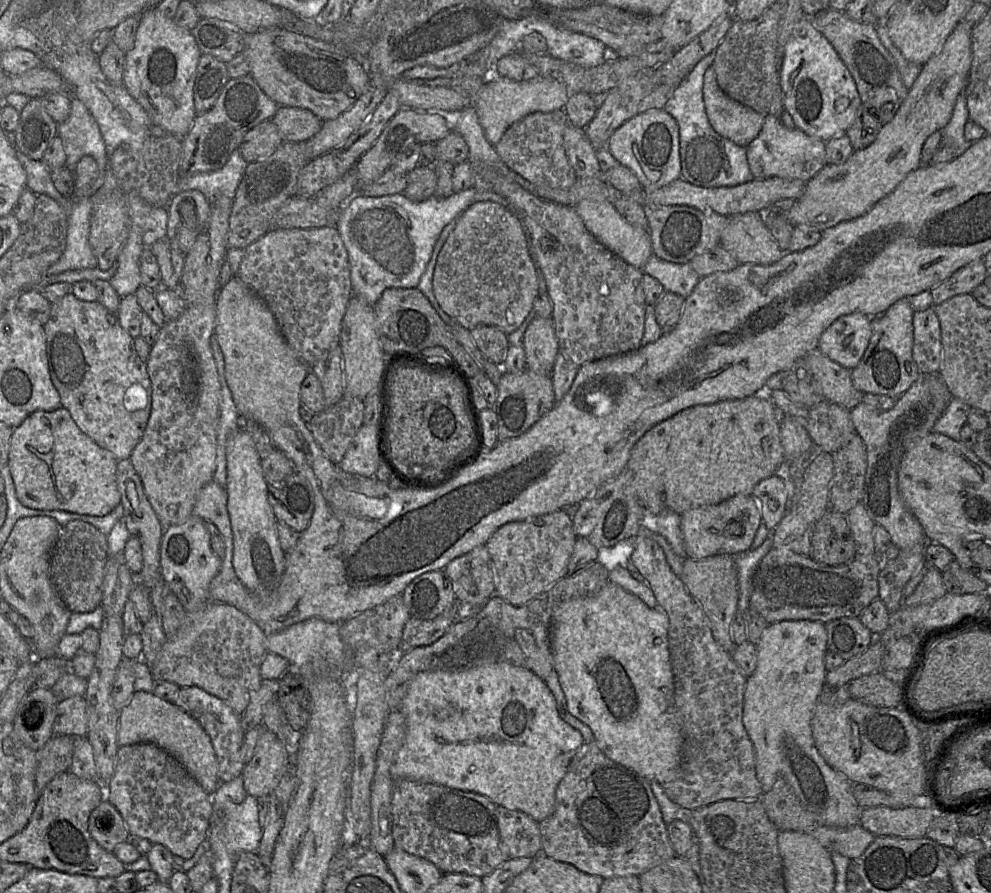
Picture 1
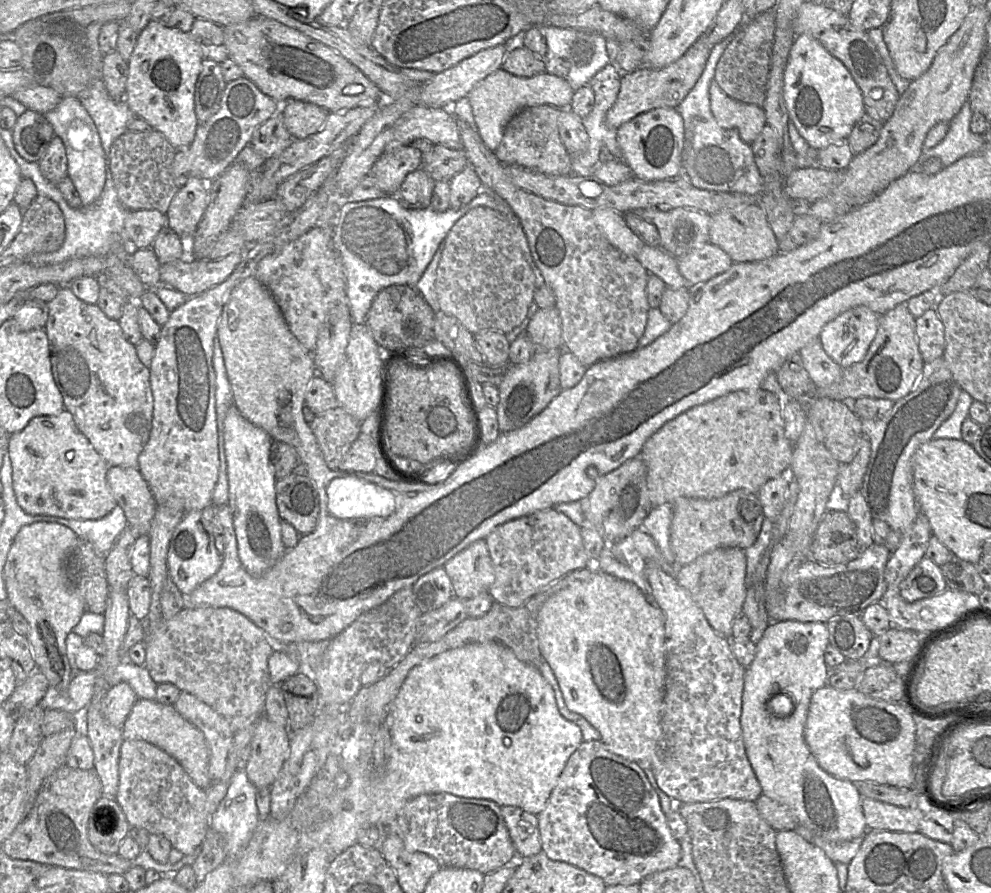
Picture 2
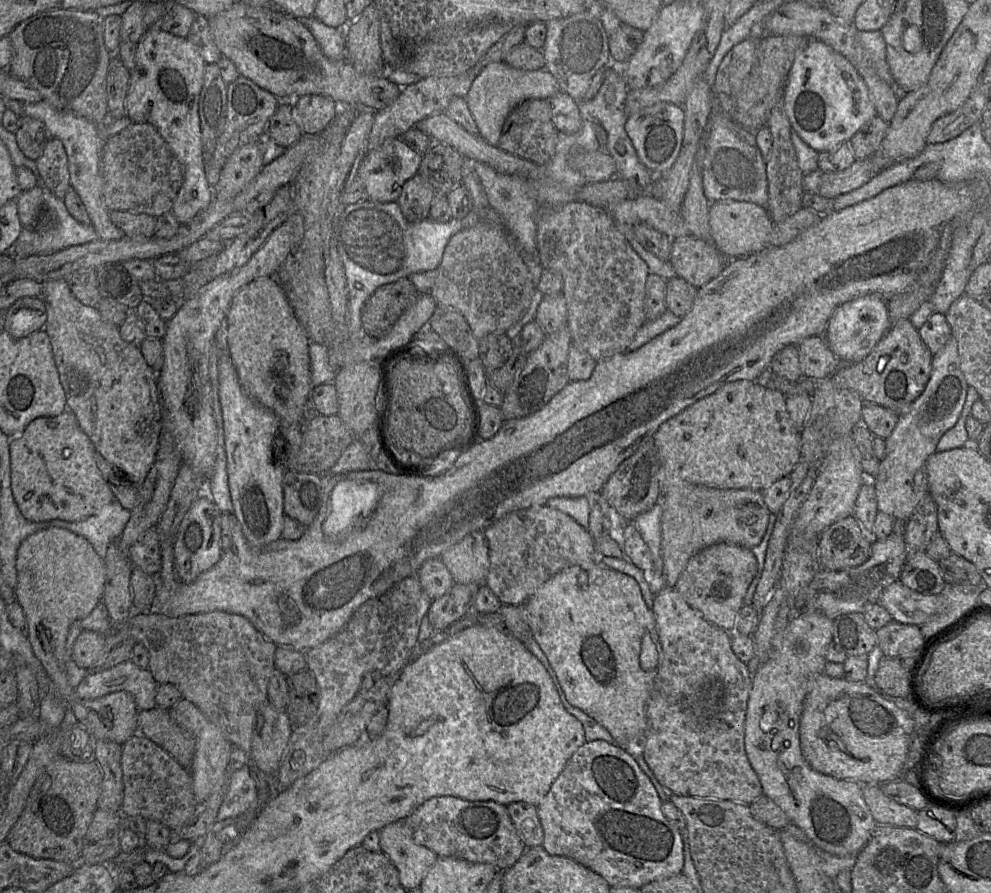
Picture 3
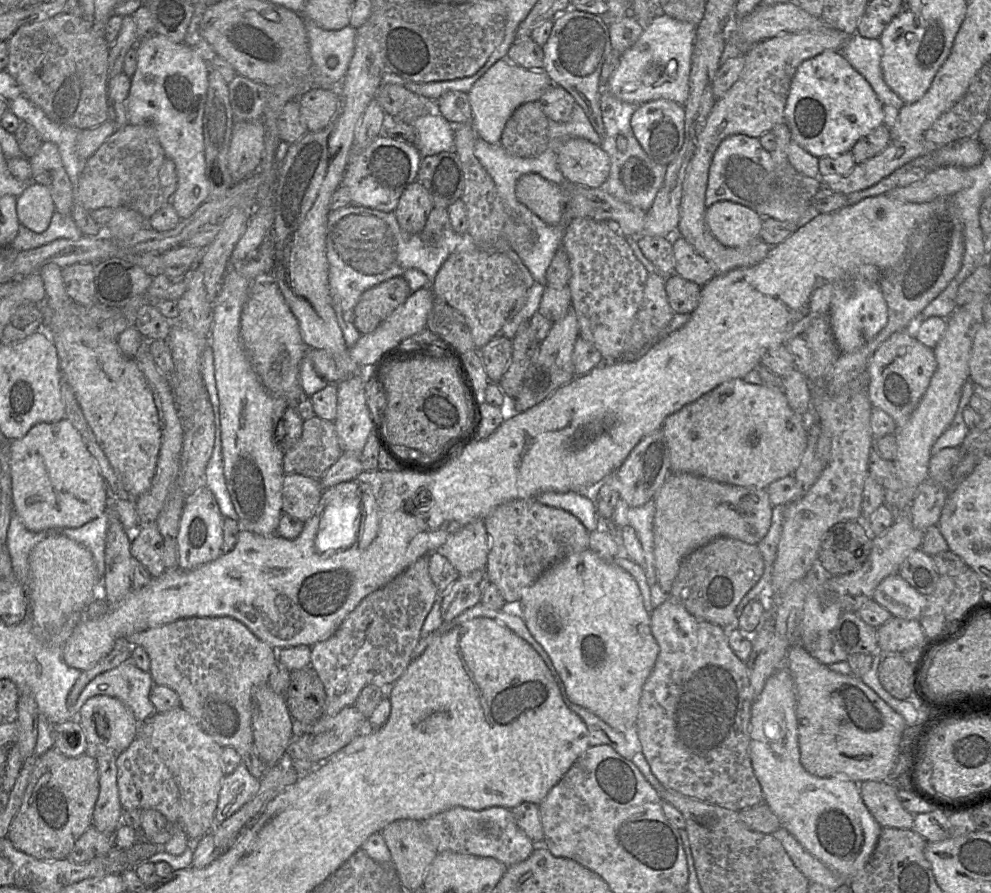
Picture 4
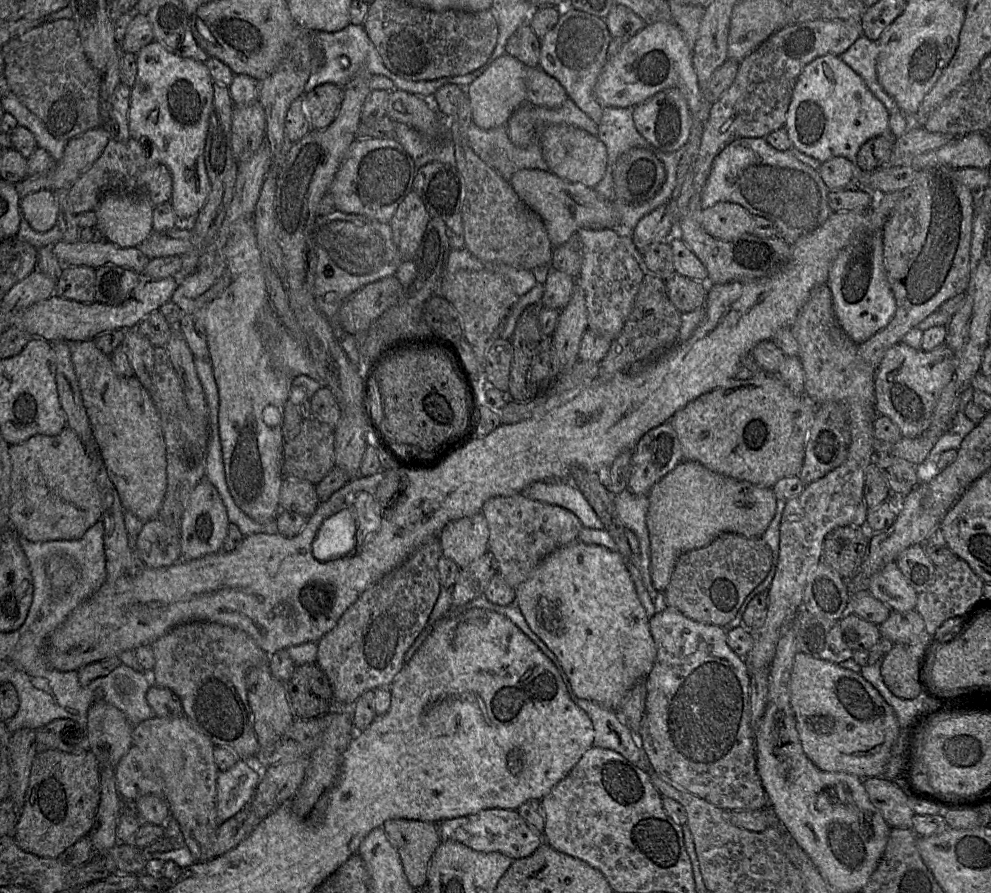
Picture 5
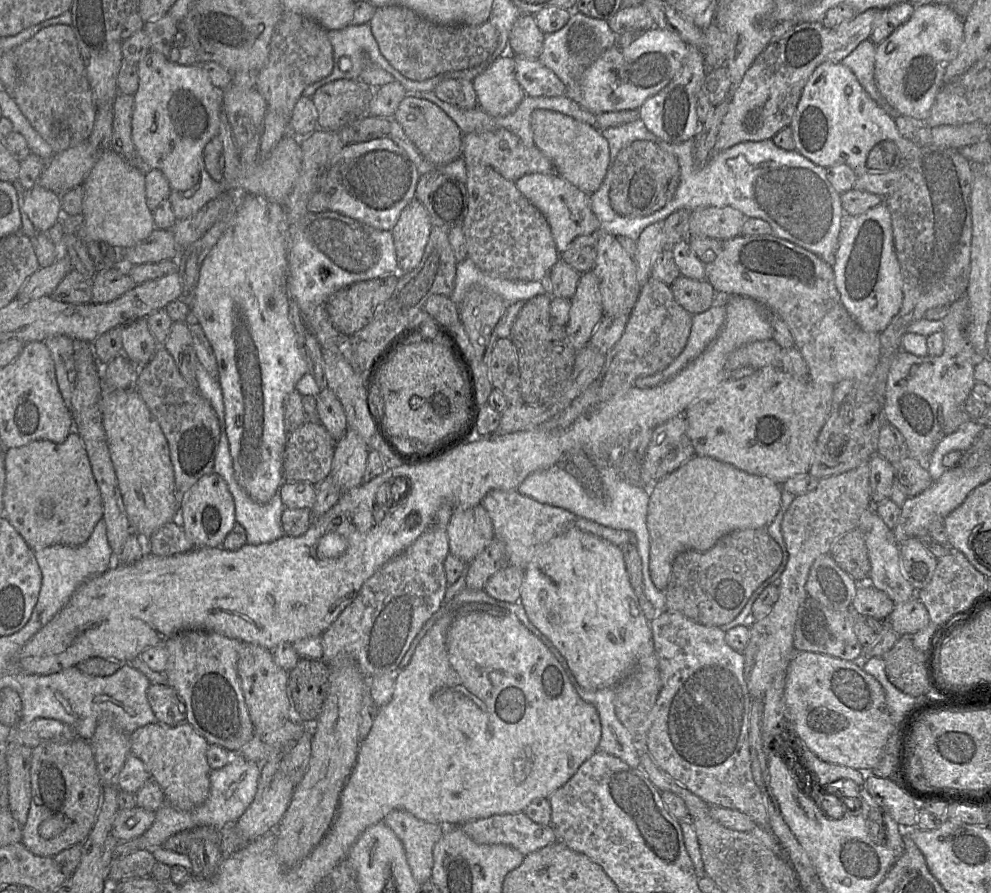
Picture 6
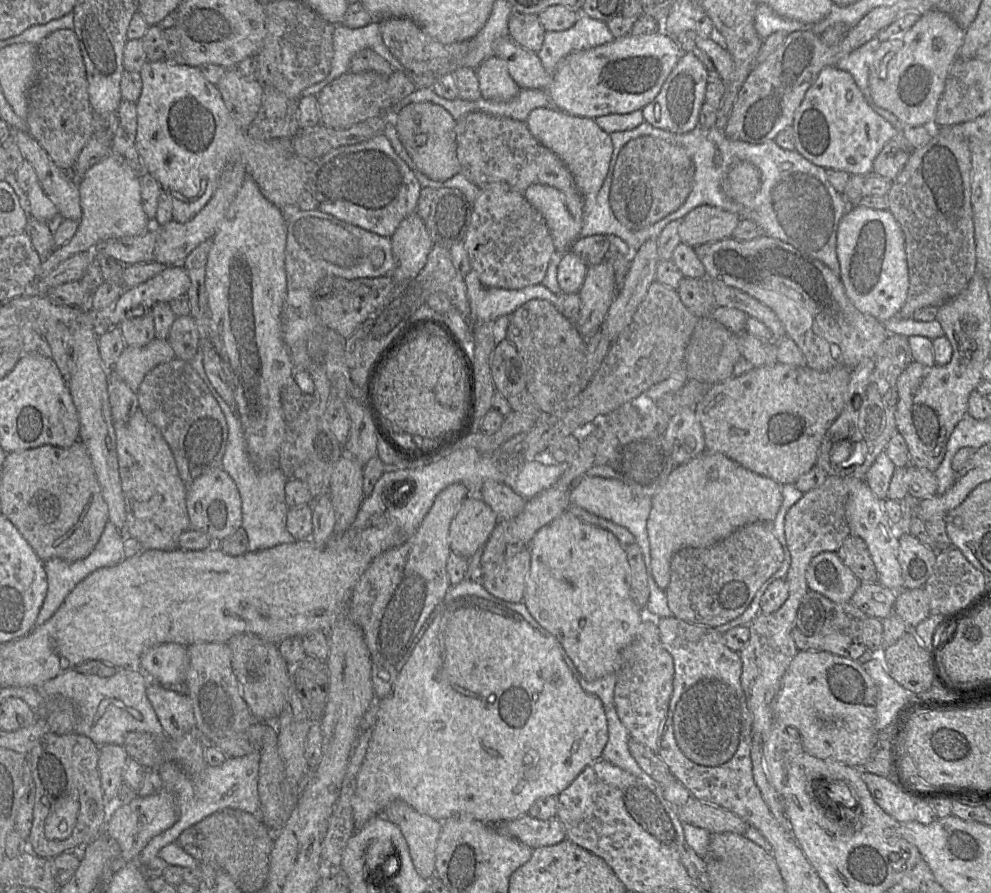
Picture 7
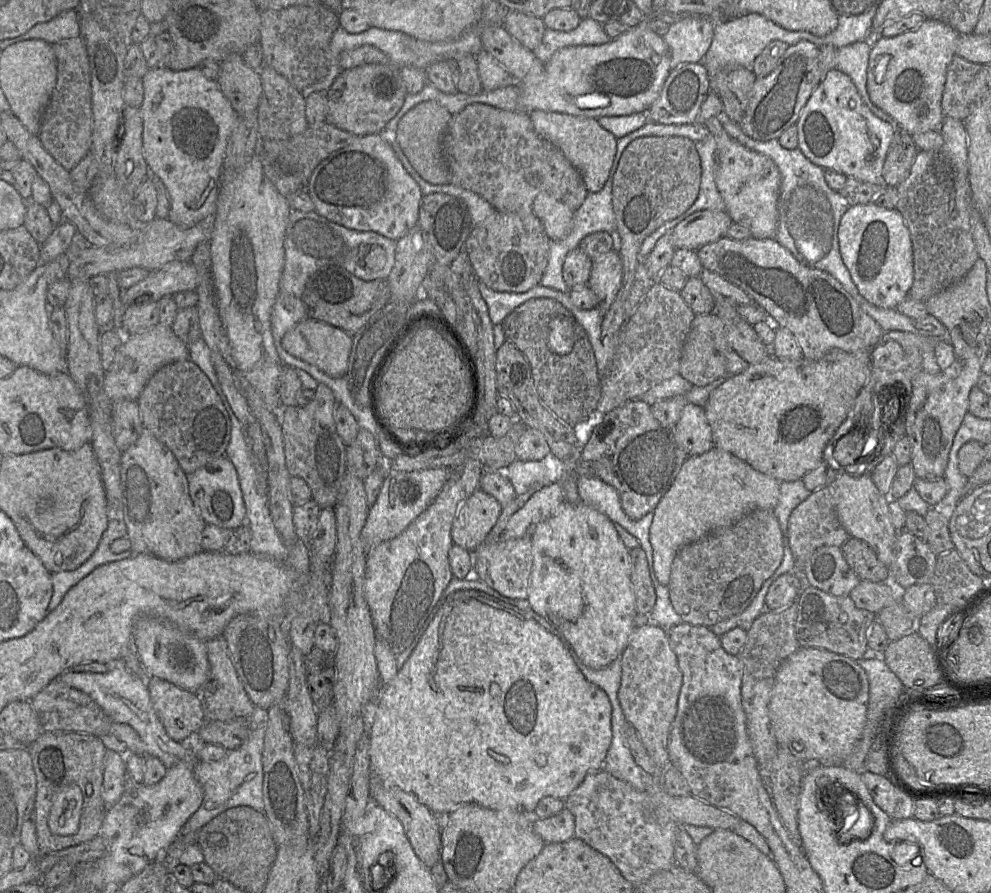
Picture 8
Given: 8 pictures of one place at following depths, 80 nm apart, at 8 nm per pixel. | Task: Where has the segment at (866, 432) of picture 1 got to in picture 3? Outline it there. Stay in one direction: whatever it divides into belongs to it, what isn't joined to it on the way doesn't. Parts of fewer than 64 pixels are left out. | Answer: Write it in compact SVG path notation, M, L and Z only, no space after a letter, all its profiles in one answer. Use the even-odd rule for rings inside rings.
M951 336L933 355L931 374L923 392L898 414L894 429L885 438L885 454L880 459L877 475L872 481L878 511L893 519L907 521L921 499L928 494L926 461L936 452L936 445L942 435L957 422L967 389L968 384L960 368L957 341Z

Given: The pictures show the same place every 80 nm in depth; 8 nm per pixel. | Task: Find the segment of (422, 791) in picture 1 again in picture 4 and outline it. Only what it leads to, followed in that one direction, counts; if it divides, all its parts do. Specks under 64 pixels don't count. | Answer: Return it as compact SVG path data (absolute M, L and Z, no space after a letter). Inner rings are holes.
M453 807L423 820L422 825L438 852L451 851L476 857L490 857L506 866L526 860L536 846L519 828L511 810L503 807L483 810Z

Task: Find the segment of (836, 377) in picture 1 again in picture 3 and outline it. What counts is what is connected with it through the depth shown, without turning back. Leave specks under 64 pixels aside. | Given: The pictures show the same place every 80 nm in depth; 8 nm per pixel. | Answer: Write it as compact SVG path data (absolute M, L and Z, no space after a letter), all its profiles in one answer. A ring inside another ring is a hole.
M824 336L808 337L796 347L804 379L821 380L840 367L841 362L828 347Z

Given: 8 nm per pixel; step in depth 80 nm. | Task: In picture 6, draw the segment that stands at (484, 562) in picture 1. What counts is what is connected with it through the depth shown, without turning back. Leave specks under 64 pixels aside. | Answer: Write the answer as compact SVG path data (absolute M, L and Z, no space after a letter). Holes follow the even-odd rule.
M482 504L469 509L454 509L447 526L449 553L470 563L493 540L494 529Z

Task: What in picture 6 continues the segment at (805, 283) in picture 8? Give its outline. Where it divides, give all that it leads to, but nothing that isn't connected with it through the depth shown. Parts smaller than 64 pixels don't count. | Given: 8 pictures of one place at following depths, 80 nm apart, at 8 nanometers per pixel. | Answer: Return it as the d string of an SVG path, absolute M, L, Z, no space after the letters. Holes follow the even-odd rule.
M773 234L739 235L730 239L689 237L687 240L703 263L706 280L716 292L751 297L766 305L788 325L794 344L807 364L810 380L836 385L846 379L859 380L873 373L881 357L880 333L864 331L848 313L835 284L833 267L829 263Z

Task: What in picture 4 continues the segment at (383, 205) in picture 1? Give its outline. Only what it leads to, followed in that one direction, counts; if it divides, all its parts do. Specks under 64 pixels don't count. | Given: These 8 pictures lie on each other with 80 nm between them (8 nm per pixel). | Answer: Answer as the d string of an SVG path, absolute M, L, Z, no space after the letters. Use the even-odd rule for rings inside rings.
M349 205L330 211L326 230L326 258L331 302L338 325L348 348L355 345L361 334L354 325L354 308L361 294L408 269L418 269L427 275L430 284L445 260L454 252L478 249L467 233L447 229L436 243L424 243L420 234L403 231L394 212L383 212L363 206Z

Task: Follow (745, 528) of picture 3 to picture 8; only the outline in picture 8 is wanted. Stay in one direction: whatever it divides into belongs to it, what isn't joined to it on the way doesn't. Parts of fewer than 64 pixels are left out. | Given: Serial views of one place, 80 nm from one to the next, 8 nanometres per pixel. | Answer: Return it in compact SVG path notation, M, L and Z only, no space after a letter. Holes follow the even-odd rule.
M712 447L702 454L689 456L653 511L649 539L658 581L668 586L673 559L682 546L732 526L752 510L773 510L778 501L779 487L780 481L776 478L754 469L725 450Z

